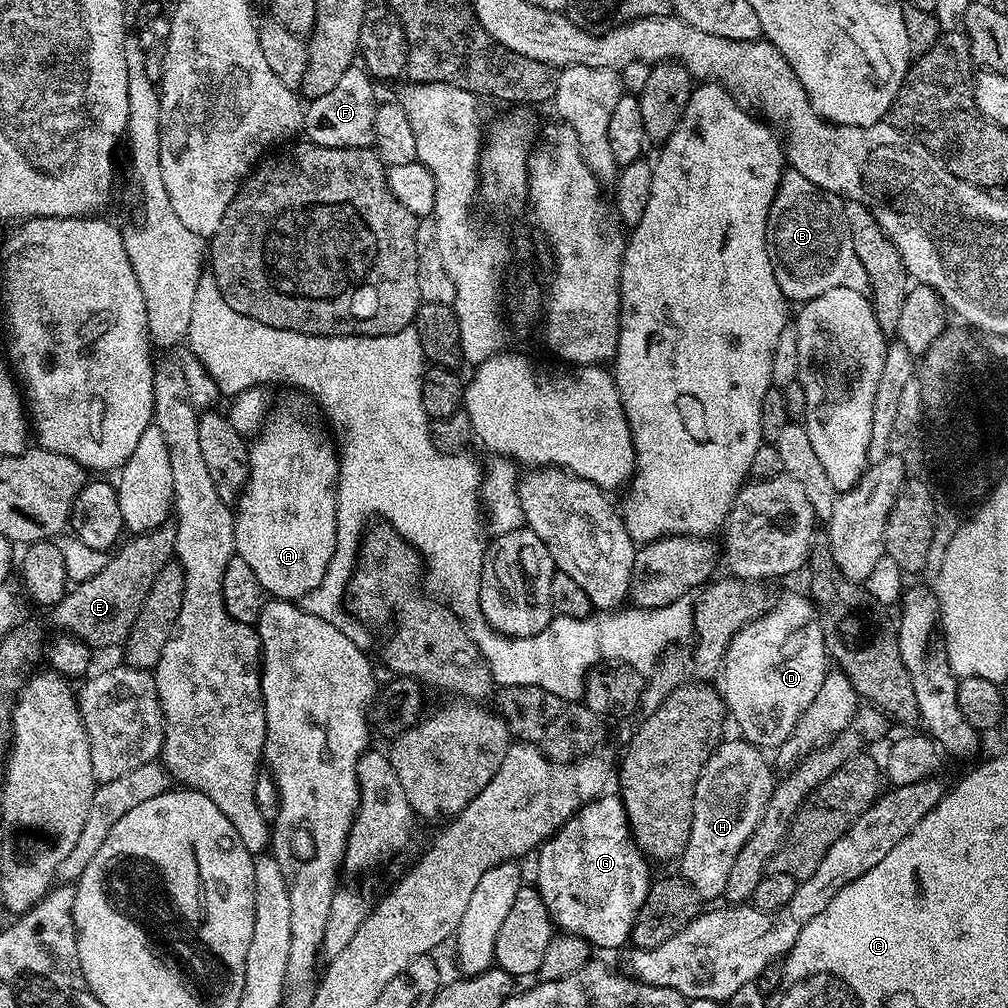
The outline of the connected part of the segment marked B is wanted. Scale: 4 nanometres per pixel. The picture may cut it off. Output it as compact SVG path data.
M788 170L780 179L766 222L766 242L770 262L774 266L774 278L784 299L789 302L812 300L818 294L826 294L826 290L834 290L838 286L862 293L869 291L866 266L862 266L862 262L858 262L858 254L854 254L854 242L850 238L850 226L841 201L832 193L814 186L814 182L802 174Z

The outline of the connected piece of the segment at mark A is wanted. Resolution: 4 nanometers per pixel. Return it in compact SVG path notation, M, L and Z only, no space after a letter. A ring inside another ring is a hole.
M282 408L265 419L263 428L248 449L250 474L244 493L234 505L236 525L236 555L250 565L258 582L269 597L299 601L322 578L328 569L336 545L336 483L340 477L340 461L335 447L316 437L316 432L304 420Z

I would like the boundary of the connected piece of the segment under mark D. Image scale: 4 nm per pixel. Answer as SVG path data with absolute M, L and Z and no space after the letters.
M788 592L773 603L757 620L752 620L728 643L724 651L722 695L727 715L740 727L739 735L761 750L776 750L791 737L795 723L810 702L817 697L824 676L830 671L828 648L820 625L820 613L807 595Z

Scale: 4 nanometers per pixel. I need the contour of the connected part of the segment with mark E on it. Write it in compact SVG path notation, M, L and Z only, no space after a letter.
M172 522L161 524L153 532L132 534L127 538L128 541L125 539L105 559L104 568L98 570L98 574L73 583L58 605L60 624L64 627L61 629L65 633L78 637L83 644L87 644L93 650L112 648L115 644L116 647L123 645L134 626L134 618L138 618L138 610L142 610L142 602L146 602L146 594L150 594L150 586L154 586L154 578L158 578L158 570L162 570L162 566L170 563L176 551L176 526Z

